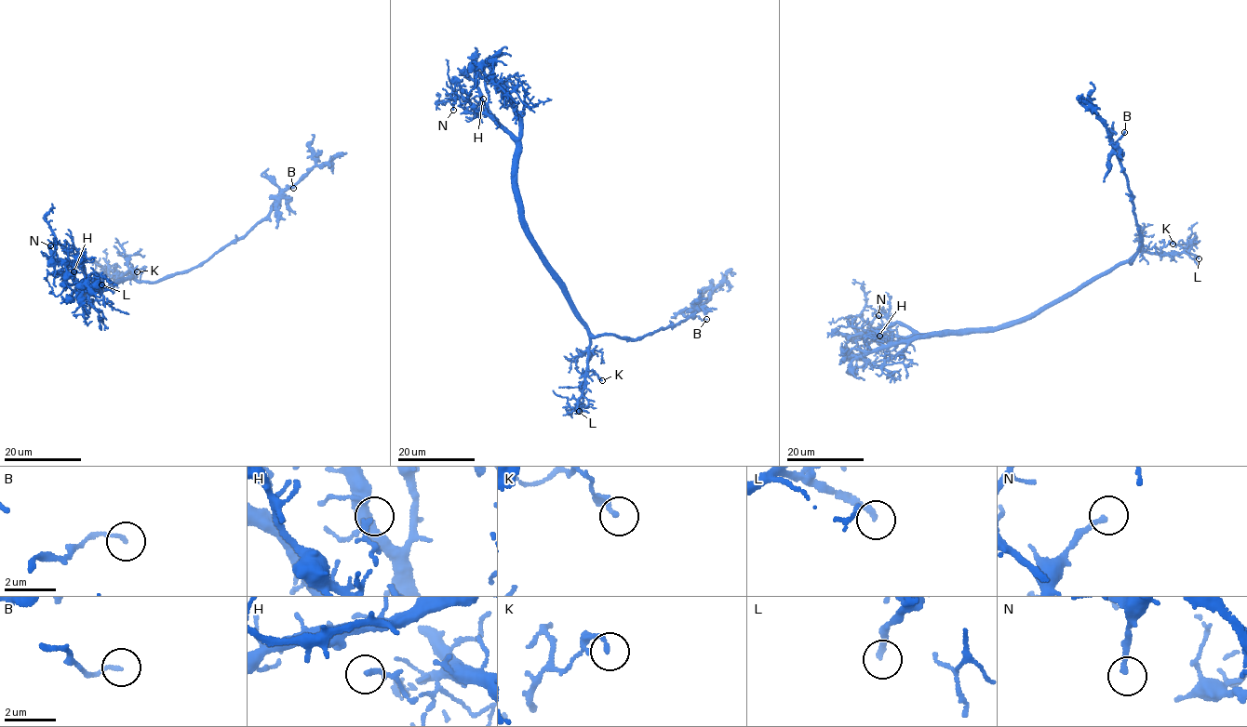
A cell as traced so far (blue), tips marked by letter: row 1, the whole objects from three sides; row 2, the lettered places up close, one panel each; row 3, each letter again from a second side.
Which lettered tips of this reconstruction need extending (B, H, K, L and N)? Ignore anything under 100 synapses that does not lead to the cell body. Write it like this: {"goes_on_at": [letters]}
{"goes_on_at": ["L"]}

